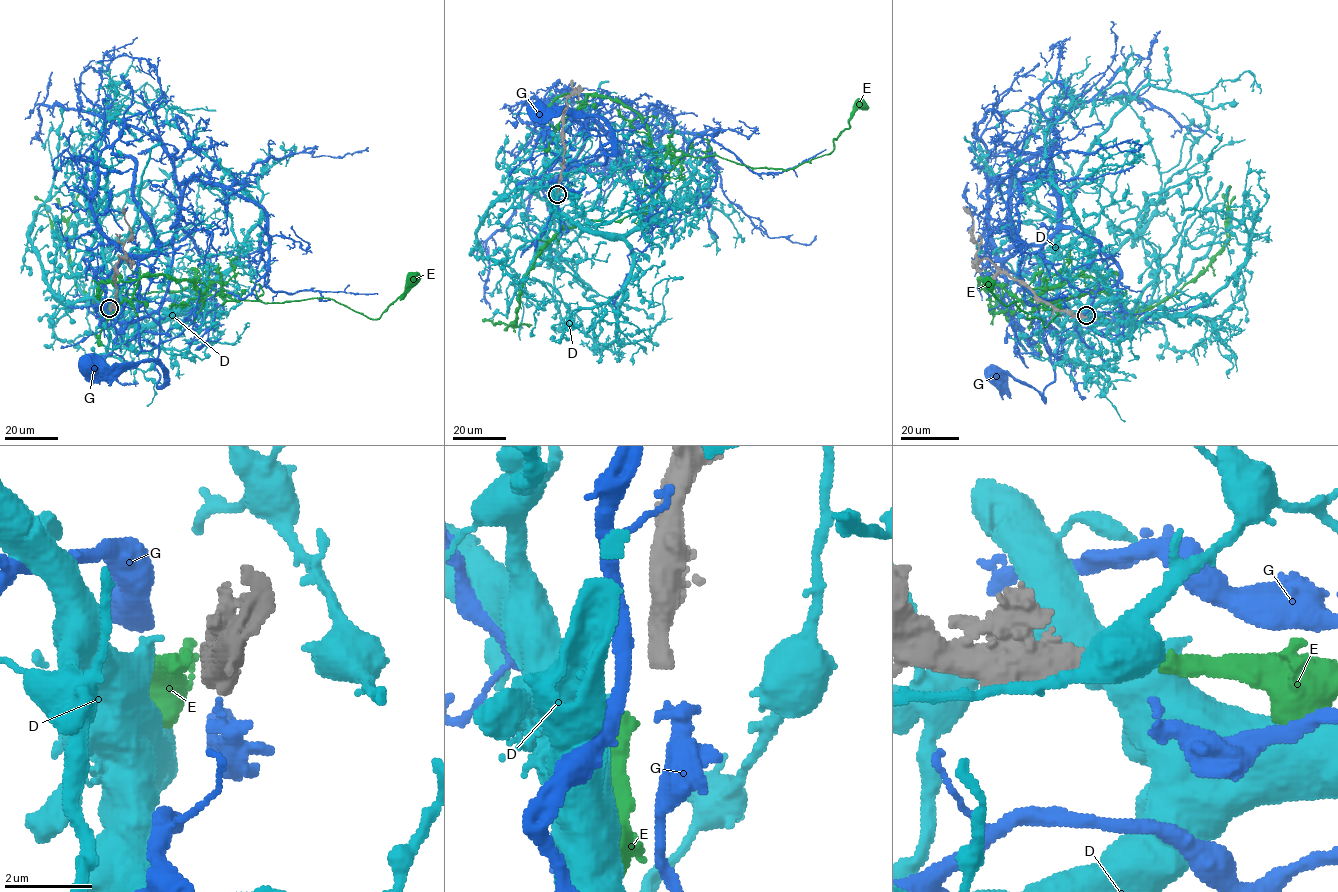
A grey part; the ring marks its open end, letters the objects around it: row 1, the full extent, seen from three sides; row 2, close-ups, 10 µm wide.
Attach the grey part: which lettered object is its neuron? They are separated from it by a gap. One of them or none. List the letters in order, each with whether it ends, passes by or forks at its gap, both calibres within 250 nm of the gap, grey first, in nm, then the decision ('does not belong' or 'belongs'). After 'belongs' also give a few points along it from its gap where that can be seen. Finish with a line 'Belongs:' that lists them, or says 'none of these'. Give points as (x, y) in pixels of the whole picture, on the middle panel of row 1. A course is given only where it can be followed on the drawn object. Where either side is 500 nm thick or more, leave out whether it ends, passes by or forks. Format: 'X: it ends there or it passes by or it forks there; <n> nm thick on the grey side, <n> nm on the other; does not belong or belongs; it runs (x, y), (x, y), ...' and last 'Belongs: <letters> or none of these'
D: it ends there; 480 nm thick on the grey side, 320 nm on the other; does not belong
E: it ends there; 480 nm thick on the grey side, 400 nm on the other; does not belong
G: it ends there; 480 nm thick on the grey side, 240 nm on the other; does not belong
Belongs: none of these

